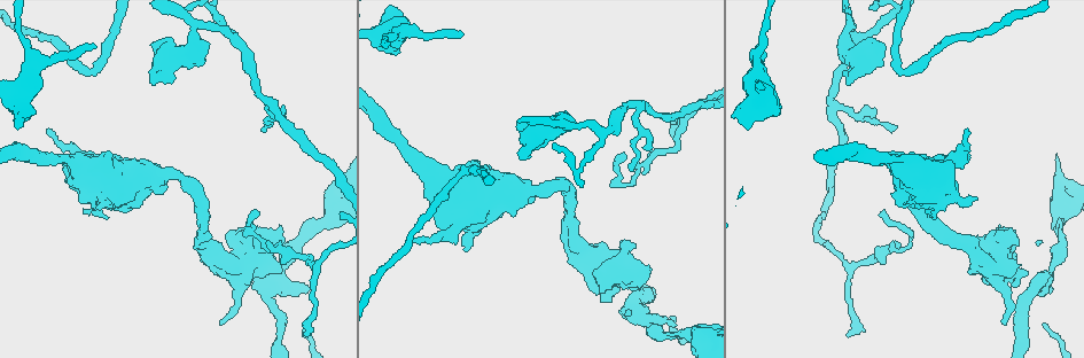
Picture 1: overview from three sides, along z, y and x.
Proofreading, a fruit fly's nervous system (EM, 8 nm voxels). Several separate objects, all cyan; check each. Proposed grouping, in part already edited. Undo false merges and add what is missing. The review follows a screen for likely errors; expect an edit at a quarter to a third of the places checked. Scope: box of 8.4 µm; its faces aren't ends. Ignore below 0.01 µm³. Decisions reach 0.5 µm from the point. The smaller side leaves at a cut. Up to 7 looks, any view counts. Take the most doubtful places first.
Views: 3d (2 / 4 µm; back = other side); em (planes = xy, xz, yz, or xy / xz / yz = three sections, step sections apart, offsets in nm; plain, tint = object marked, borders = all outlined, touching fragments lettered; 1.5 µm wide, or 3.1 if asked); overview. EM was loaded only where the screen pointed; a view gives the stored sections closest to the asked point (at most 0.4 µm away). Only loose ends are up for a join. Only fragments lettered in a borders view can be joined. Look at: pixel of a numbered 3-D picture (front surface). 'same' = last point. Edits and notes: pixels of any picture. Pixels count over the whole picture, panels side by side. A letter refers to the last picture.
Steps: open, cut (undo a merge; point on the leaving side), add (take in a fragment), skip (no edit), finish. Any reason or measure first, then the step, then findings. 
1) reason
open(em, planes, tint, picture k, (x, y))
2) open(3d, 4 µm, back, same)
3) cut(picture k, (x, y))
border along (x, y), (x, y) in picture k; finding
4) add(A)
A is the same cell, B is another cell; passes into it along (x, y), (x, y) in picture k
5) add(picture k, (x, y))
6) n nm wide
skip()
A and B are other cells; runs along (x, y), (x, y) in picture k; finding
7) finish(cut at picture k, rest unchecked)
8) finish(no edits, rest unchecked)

an open end
open(3d, 4 µm, picture 1, (15, 127))

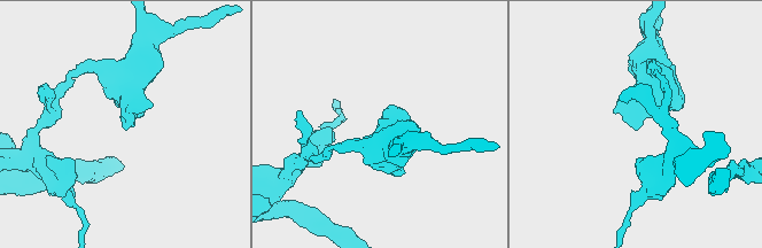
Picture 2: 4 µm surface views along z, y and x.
open(em, planes, borders, picture 2, (124, 129))

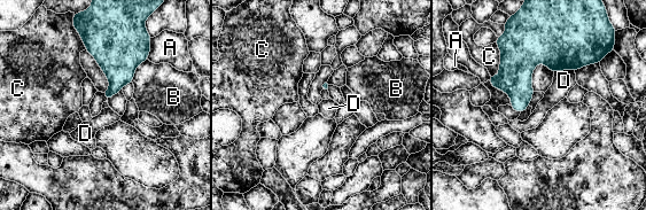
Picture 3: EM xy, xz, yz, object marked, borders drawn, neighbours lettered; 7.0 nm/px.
C touches over 240 nm
skip()
A, B, C and D are other cells; none of them fits

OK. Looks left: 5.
open(em, xz, step 4, tint, picture 1, (899, 66))

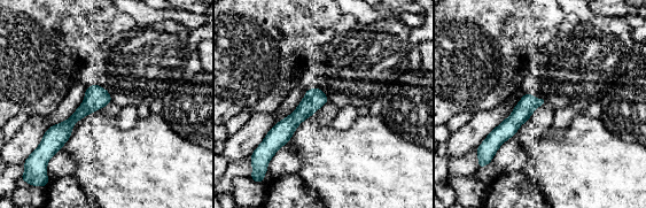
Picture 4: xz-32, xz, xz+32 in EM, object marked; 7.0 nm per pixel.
open(em, xz, step 4, borders, same)

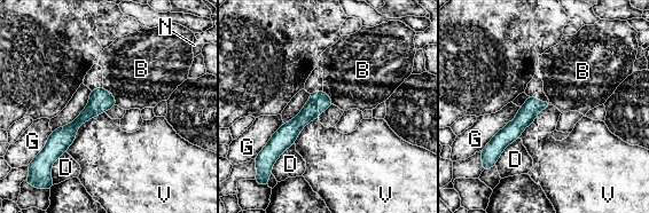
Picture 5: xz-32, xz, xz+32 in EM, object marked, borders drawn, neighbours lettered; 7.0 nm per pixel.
skip()
B, D, G, N and V are other cells; border along (104, 111), (79, 126), (65, 151) in picture 5; continuous, no second neuron

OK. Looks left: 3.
thin end
open(em, yz, step 8, borders, picture 1, (966, 132))

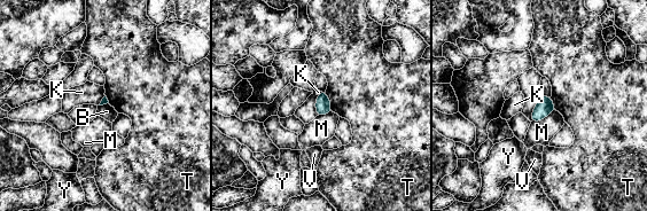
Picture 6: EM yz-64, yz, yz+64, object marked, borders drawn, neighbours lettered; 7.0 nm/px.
open(em, planes, borders, same)

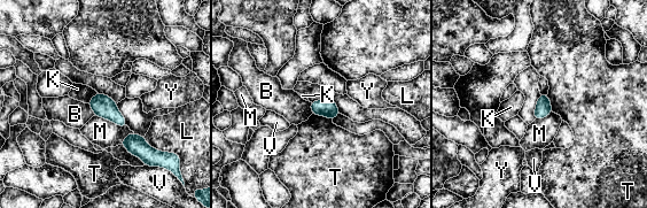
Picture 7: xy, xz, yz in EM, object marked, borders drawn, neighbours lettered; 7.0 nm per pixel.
110 nm wide; M touches over 240 nm
skip()
B, K, L, M, T, V and Y are other cells; no lettered fragment goes on from it

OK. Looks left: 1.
finish(no edits, rest unchecked)

